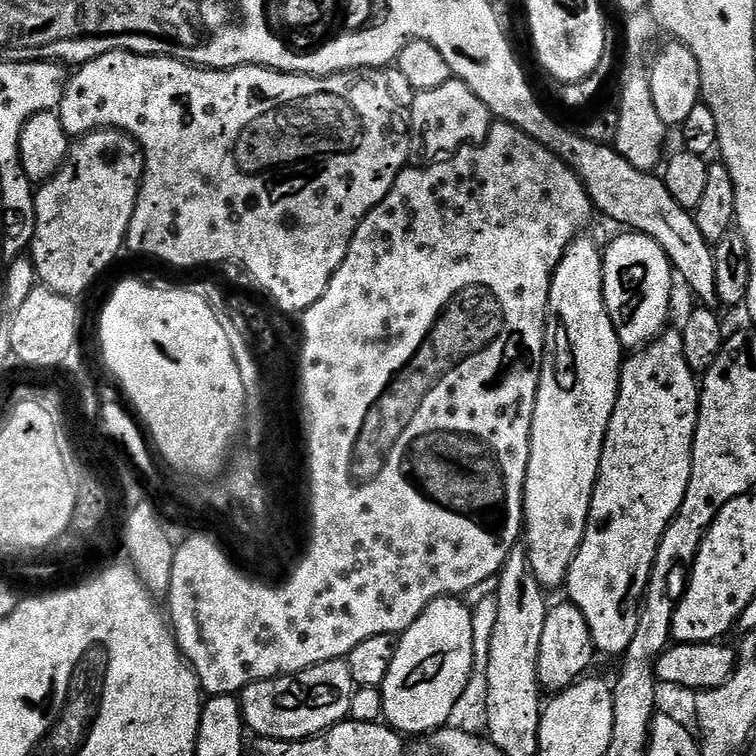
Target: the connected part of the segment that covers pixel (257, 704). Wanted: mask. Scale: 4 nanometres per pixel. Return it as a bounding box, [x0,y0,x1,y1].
[238,659,353,740]

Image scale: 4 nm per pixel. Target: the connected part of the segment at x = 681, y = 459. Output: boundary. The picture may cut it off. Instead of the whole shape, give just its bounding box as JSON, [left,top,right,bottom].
[566,330,700,657]

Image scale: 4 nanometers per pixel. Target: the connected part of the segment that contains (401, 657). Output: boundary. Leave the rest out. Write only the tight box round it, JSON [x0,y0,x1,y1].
[382,596,474,734]

